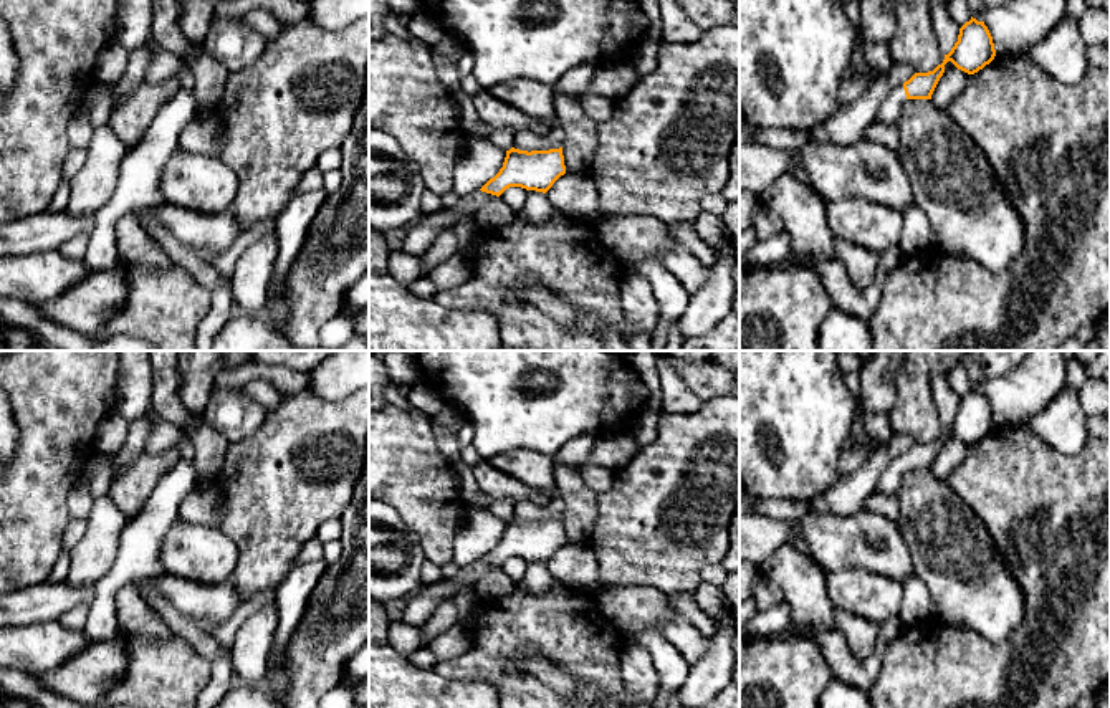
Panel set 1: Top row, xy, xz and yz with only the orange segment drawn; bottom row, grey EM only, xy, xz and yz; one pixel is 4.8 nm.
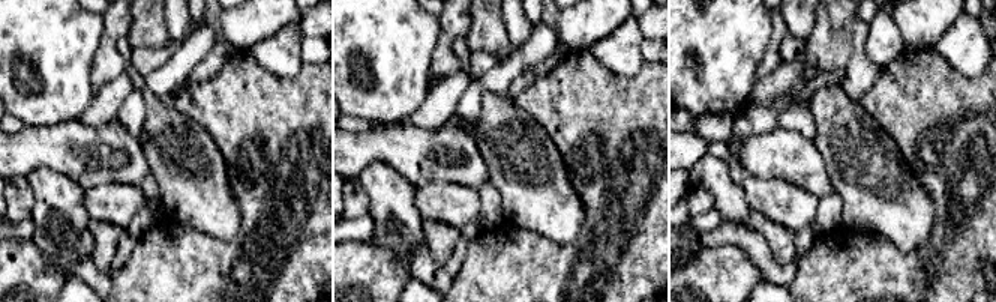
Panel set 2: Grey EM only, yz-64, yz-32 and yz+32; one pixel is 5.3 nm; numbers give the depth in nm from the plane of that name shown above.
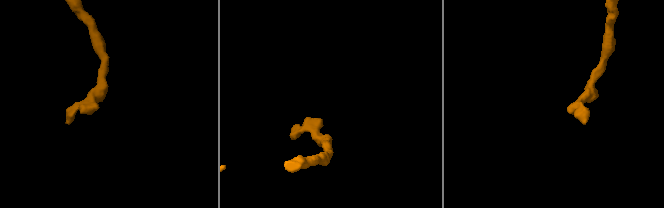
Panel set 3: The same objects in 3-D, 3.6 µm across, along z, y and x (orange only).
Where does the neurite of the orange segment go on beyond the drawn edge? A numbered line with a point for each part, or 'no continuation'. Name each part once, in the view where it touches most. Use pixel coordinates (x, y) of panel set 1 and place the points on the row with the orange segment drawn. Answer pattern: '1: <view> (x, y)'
1: yz (889, 113)

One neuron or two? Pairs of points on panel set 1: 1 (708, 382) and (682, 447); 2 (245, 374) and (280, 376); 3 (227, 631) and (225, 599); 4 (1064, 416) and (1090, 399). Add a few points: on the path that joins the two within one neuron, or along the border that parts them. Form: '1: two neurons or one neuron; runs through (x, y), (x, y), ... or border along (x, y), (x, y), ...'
1: two neurons; border along (722, 394), (705, 401)
2: one neuron; runs through (253, 373), (272, 373)
3: two neurons; border along (240, 604), (224, 622)
4: two neurons; border along (1077, 391), (1079, 402), (1087, 414)

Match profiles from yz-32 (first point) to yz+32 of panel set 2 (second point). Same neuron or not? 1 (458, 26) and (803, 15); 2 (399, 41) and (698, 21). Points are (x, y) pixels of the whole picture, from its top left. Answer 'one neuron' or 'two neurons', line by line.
1: one neuron
2: one neuron

